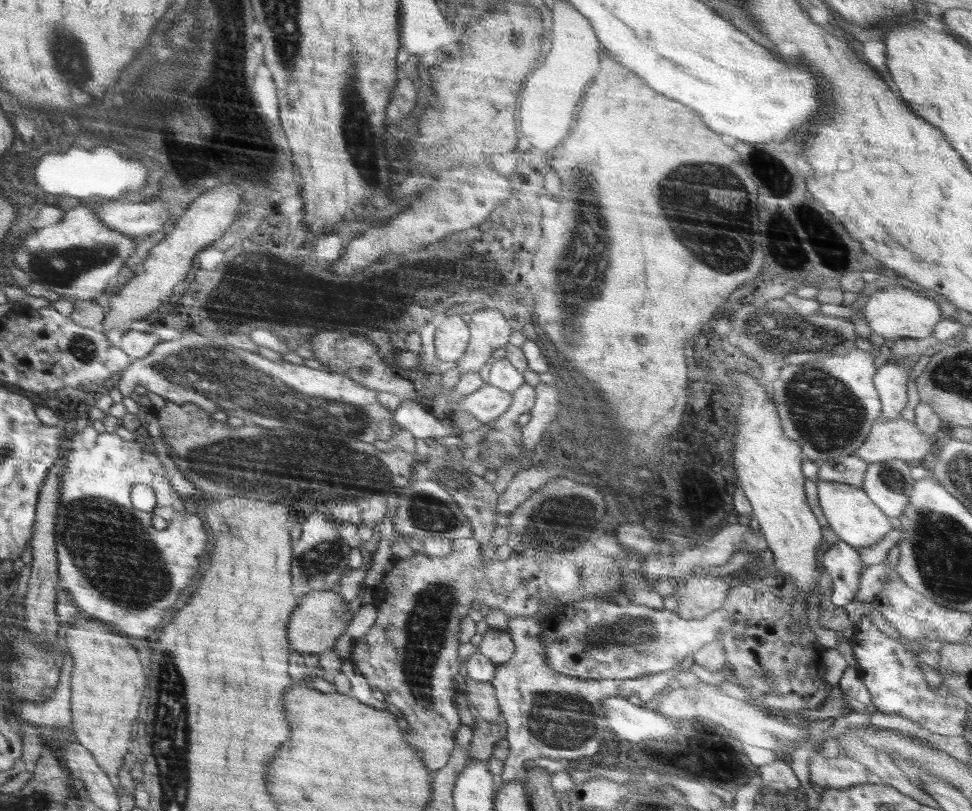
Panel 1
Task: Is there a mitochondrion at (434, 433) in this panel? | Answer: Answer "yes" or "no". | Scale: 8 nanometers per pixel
no

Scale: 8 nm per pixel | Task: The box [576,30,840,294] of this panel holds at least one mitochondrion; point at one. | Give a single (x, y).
(719, 234)

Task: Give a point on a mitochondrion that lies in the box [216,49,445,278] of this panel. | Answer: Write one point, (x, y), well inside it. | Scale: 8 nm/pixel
(366, 162)

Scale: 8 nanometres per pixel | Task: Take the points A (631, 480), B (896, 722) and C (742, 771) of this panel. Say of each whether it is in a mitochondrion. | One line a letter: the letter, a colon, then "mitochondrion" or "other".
A: other
B: other
C: mitochondrion

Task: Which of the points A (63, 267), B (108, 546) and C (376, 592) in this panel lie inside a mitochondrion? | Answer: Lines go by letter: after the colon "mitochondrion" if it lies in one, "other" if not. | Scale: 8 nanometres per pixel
A: mitochondrion
B: mitochondrion
C: other

